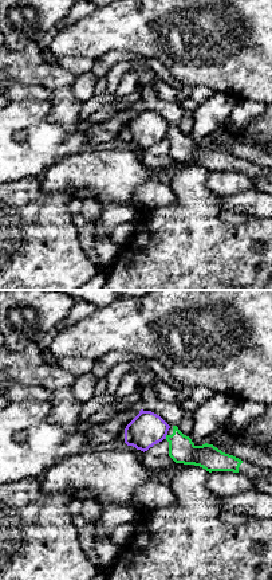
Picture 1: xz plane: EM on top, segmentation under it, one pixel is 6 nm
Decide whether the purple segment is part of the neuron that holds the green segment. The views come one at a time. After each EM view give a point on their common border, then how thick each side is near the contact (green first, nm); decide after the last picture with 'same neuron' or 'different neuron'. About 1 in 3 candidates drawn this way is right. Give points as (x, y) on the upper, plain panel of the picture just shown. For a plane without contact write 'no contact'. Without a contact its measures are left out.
contact (166, 136); calibres 160 and 200 nm

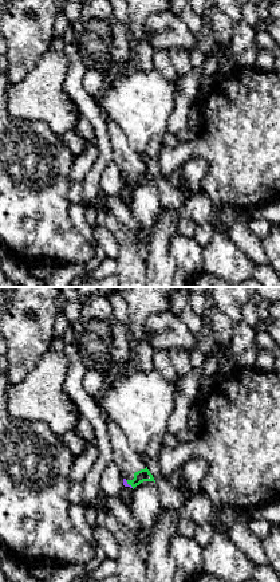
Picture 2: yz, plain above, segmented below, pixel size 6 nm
contact (129, 184); calibres 80 and 30 nm

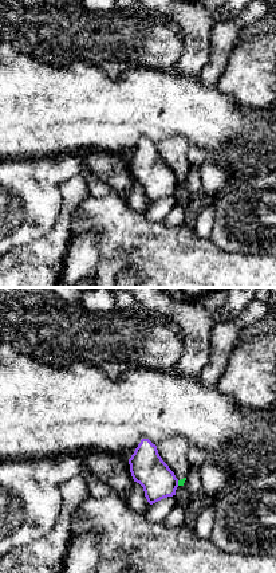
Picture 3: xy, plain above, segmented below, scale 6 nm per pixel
contact (178, 183); calibres 40 and 200 nm

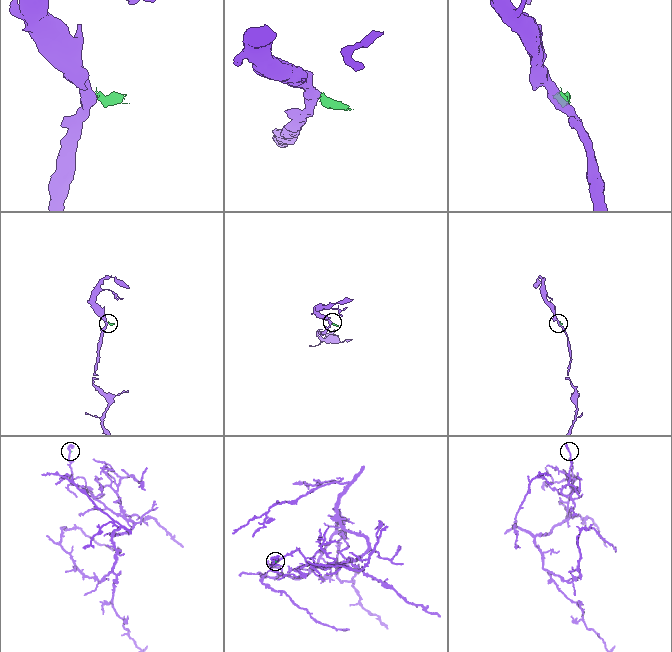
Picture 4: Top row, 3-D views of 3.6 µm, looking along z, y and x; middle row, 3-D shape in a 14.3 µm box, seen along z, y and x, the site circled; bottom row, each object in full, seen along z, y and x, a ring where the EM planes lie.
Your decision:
different neuron

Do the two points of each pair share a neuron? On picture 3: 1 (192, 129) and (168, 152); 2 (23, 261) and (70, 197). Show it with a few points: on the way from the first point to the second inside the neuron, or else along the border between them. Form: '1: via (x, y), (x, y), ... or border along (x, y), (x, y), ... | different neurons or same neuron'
1: border along (156, 144), (165, 138), (182, 138), (189, 145) | different neurons
2: via (40, 251), (62, 230), (64, 215) | same neuron

